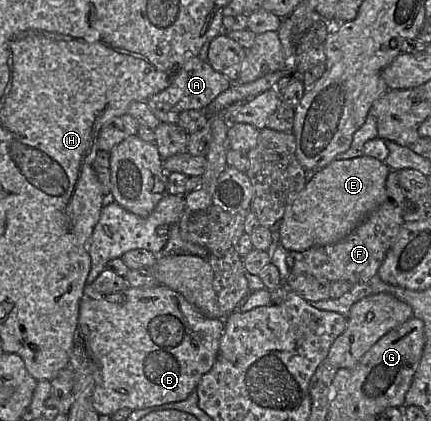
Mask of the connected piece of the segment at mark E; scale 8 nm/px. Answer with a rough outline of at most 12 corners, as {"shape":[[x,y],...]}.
{"shape":[[365,154],[317,170],[281,219],[302,252],[344,239],[386,200]]}

